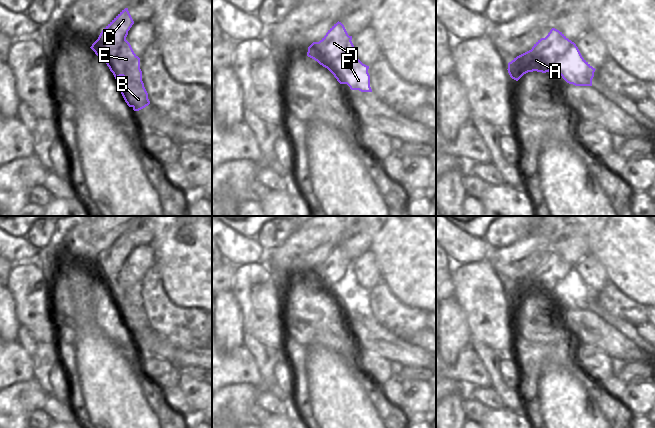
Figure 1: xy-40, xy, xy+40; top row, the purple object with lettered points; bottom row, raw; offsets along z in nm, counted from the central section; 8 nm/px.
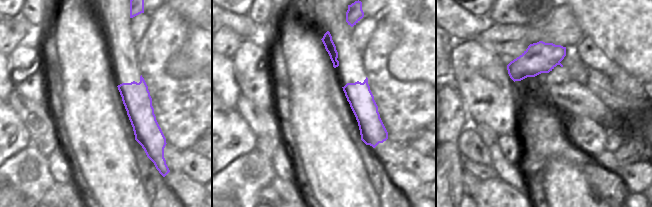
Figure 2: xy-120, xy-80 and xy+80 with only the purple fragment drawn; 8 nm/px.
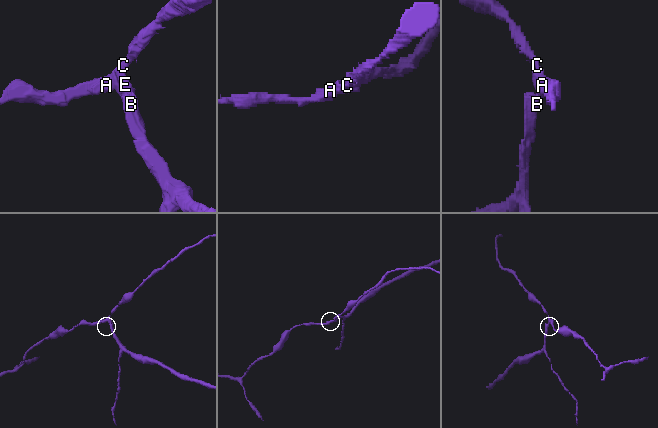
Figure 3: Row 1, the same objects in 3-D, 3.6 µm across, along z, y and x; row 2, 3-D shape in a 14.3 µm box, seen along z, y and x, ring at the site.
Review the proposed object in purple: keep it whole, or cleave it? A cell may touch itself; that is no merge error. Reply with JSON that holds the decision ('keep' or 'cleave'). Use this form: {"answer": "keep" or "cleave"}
{"answer": "cleave"}

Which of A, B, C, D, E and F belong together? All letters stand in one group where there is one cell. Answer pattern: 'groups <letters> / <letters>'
groups A C D / B E F

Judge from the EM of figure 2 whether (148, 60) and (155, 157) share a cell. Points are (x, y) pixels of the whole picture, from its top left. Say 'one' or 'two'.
two

